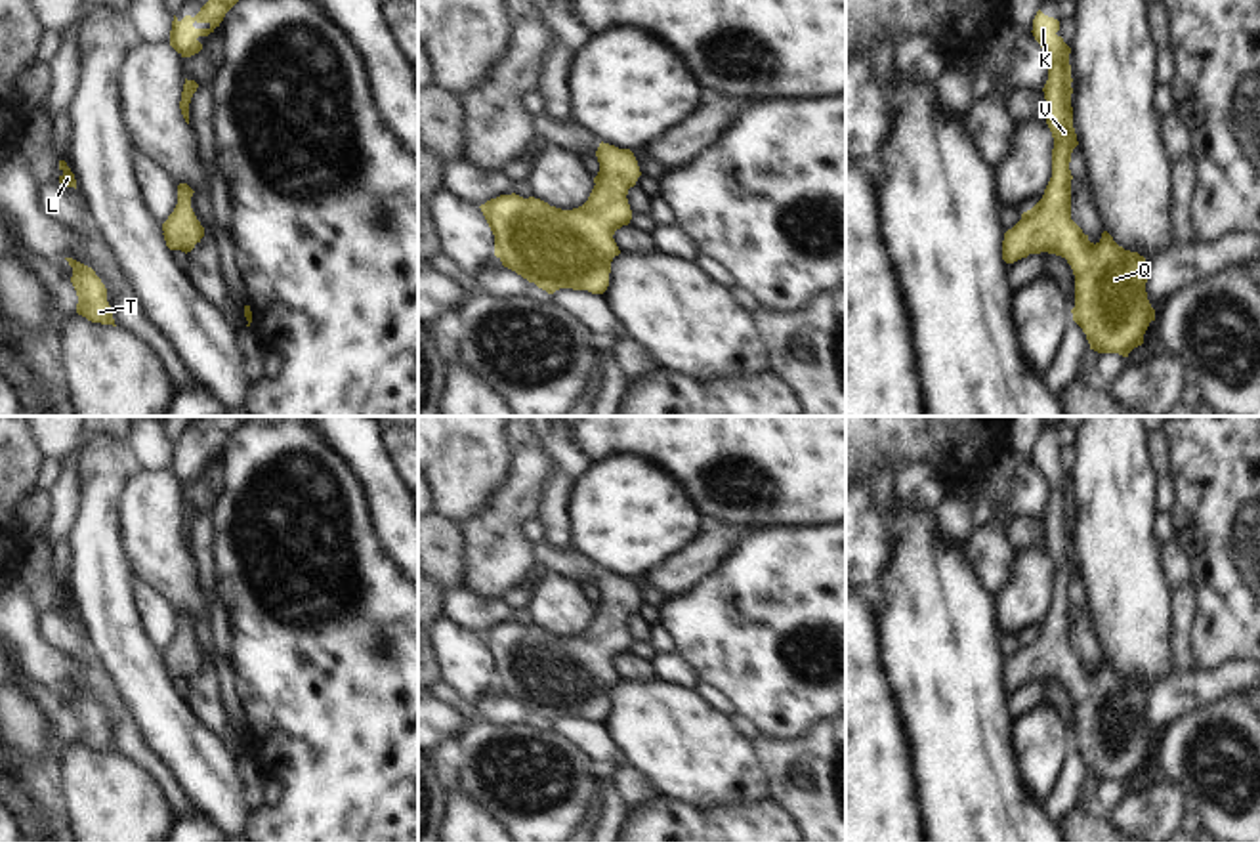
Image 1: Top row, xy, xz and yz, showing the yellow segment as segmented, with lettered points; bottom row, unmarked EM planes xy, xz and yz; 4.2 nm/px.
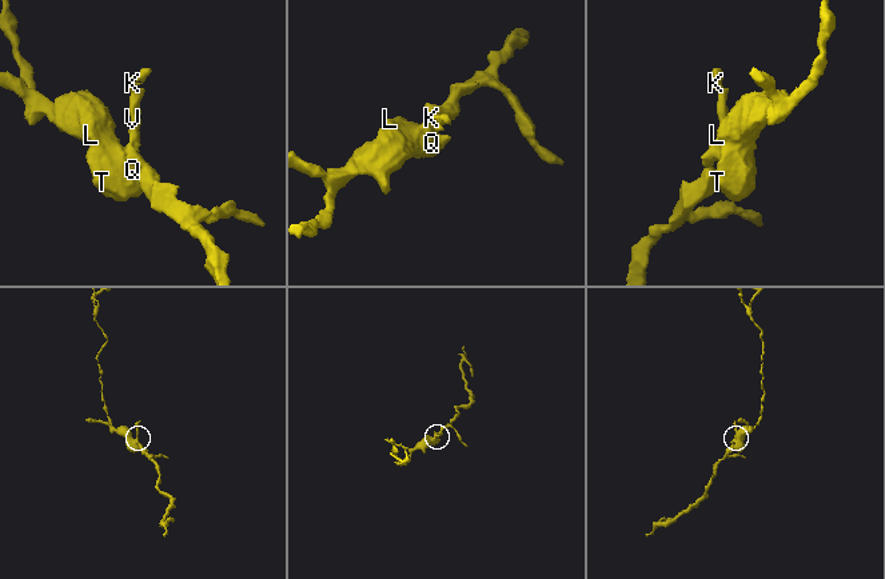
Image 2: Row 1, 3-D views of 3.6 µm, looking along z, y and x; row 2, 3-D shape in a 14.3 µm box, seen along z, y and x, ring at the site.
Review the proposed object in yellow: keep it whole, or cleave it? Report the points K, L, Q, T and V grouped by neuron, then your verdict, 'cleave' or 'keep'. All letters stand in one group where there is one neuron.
groups K L Q T V; keep

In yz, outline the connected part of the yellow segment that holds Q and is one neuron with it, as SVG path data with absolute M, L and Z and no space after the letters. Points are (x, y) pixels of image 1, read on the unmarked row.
M1040 437L1033 447L1033 464L1048 485L1046 552L1054 565L1052 605L1042 626L1004 661L1002 687L1014 691L1029 682L1056 682L1067 687L1075 703L1073 748L1082 756L1090 777L1128 781L1144 771L1155 737L1145 720L1147 689L1124 678L1103 659L1094 672L1071 647L1071 580L1079 573L1071 535L1071 475L1056 460L1060 449Z

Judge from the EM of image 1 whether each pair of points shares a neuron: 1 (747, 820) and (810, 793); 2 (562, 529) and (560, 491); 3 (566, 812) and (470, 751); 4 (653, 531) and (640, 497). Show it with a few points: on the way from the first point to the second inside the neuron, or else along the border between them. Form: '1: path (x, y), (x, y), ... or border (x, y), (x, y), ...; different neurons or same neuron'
1: border (768, 797), (797, 821); different neurons
2: path (558, 520), (558, 501); same neuron
3: path (543, 791), (525, 776), (493, 762); same neuron
4: path (646, 524), (640, 518), (640, 505); same neuron

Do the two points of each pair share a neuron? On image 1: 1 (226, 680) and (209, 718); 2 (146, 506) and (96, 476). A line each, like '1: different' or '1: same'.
1: different
2: different

